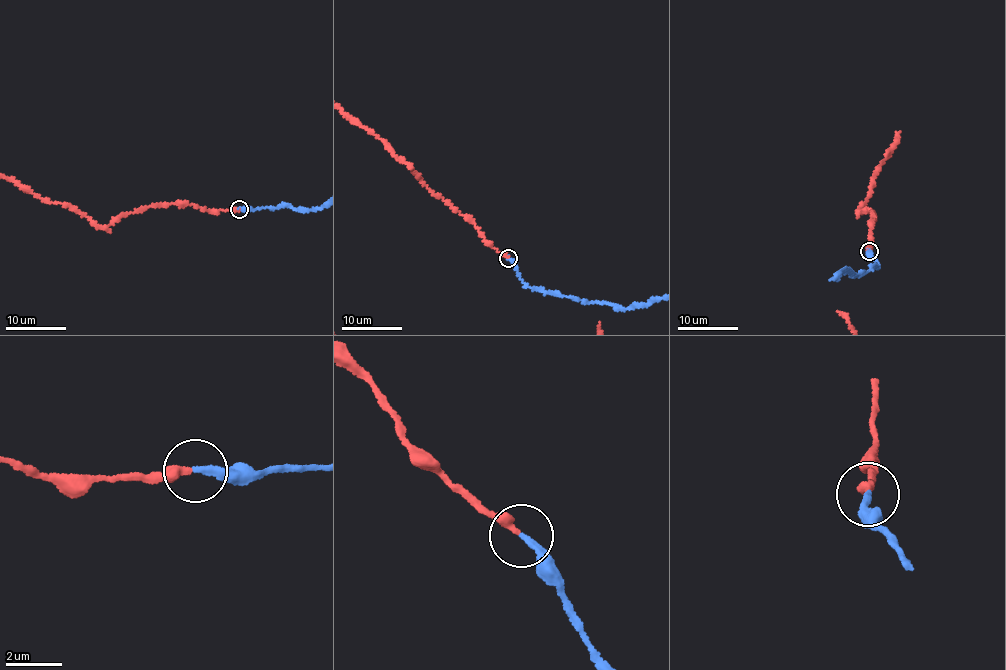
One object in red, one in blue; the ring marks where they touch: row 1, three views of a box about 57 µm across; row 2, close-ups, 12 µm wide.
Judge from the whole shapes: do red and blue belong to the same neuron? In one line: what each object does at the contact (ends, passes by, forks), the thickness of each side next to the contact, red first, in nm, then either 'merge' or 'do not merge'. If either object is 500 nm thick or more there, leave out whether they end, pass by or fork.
red ends | blue ends | 360/260 nm | merge

